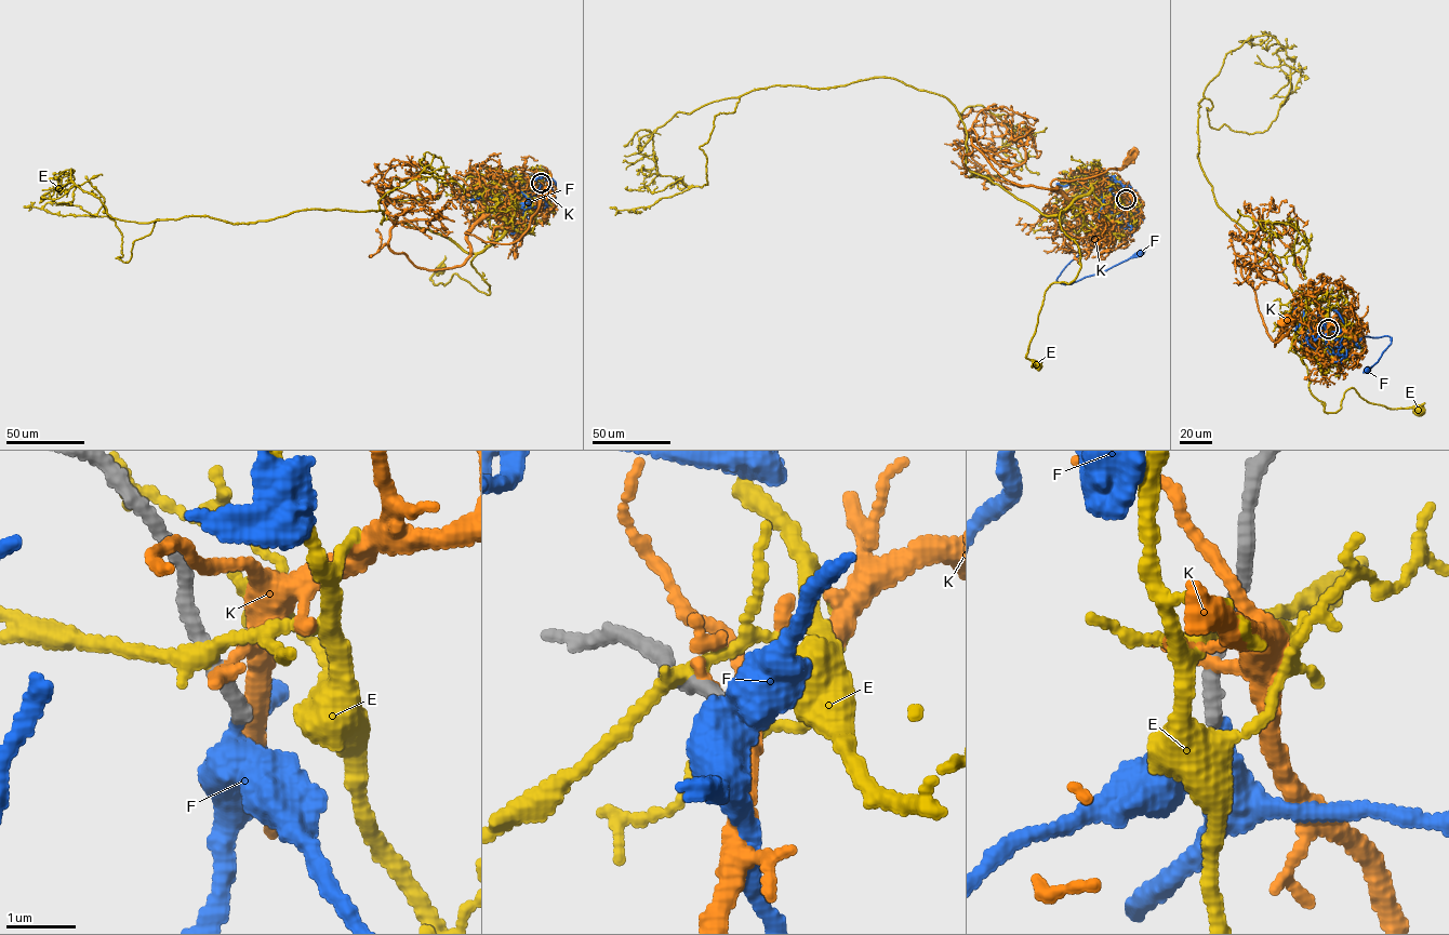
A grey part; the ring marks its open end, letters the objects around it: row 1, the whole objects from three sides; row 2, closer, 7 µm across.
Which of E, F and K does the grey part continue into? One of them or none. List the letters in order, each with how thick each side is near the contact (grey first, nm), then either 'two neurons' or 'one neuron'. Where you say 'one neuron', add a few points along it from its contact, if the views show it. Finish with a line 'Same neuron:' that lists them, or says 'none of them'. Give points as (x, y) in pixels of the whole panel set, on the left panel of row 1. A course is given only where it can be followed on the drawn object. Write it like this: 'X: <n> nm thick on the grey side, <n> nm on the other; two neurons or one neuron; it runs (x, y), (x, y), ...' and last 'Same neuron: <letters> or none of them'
E: 300 nm thick on the grey side, 190 nm on the other; two neurons
F: 220 nm thick on the grey side, 280 nm on the other; one neuron; it runs (541, 182), (535, 196), (526, 187), (477, 201), (466, 198), (479, 196), (512, 202), (553, 196)
K: 300 nm thick on the grey side, 220 nm on the other; two neurons
Same neuron: F

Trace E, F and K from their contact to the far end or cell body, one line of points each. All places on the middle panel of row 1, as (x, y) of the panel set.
E: (1126, 198), (1094, 182), (1061, 212), (1080, 267), (1068, 283), (1045, 291), (1026, 358), (1038, 365)
F: (1127, 199), (1121, 202), (1122, 213), (1102, 238), (1067, 264), (1057, 281), (1071, 284), (1142, 252)
K: (1126, 198), (1126, 206), (1118, 209), (1084, 204), (1051, 184), (1122, 168), (1131, 154)

